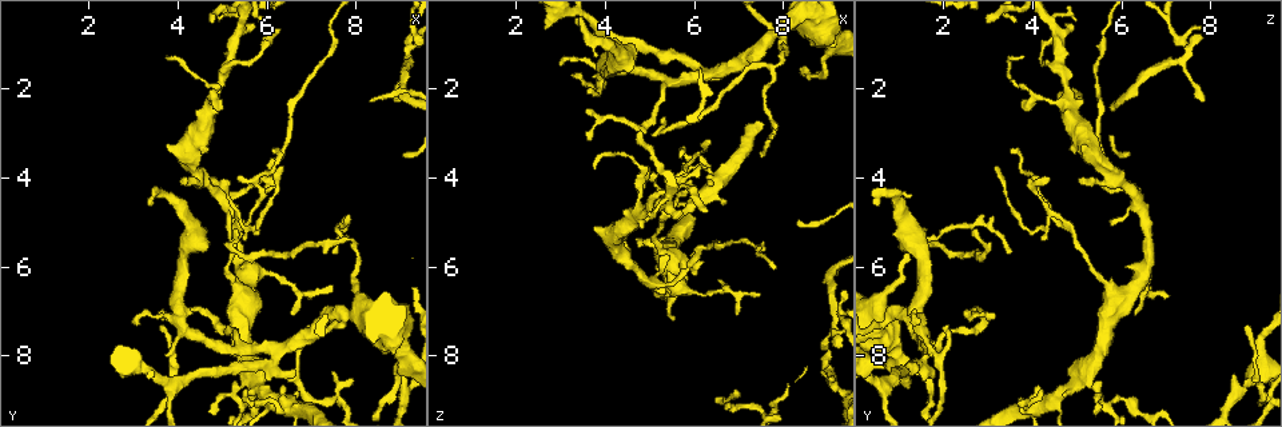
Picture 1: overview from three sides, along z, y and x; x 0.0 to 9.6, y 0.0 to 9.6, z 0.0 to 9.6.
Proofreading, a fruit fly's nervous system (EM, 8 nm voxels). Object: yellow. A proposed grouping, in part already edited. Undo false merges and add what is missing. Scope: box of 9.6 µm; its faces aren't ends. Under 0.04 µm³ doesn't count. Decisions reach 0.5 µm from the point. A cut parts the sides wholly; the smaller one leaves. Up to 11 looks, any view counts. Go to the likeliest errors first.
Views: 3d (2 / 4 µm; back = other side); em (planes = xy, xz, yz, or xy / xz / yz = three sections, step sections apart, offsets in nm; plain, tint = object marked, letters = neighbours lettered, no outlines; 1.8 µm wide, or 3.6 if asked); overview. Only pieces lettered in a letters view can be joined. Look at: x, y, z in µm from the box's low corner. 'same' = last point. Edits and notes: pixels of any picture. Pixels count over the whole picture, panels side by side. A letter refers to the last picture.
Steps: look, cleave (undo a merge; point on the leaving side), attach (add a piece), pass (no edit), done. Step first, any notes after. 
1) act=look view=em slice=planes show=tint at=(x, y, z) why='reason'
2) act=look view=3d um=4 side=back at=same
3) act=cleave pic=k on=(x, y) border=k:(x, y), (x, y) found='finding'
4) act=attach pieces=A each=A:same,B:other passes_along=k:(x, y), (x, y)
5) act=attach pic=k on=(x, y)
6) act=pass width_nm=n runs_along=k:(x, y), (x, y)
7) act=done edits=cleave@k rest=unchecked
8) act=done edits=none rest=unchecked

act=look view=3d um=2 at=(8.00, 6.40, 0.90) why='thick turns thin'

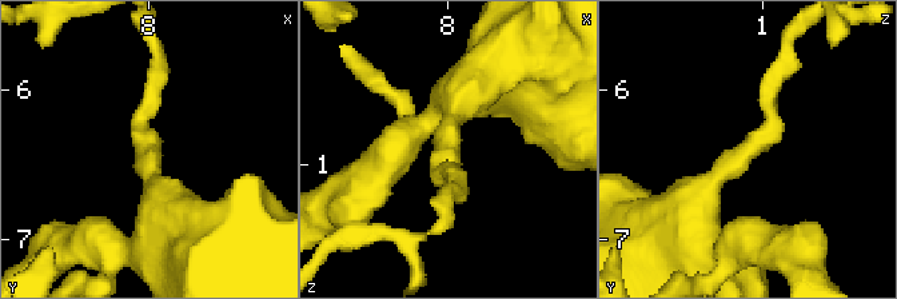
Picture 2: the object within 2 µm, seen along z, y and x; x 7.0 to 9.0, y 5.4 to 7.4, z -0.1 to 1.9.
act=look view=em slice=planes show=letters at=(8.00, 6.34, 0.94)

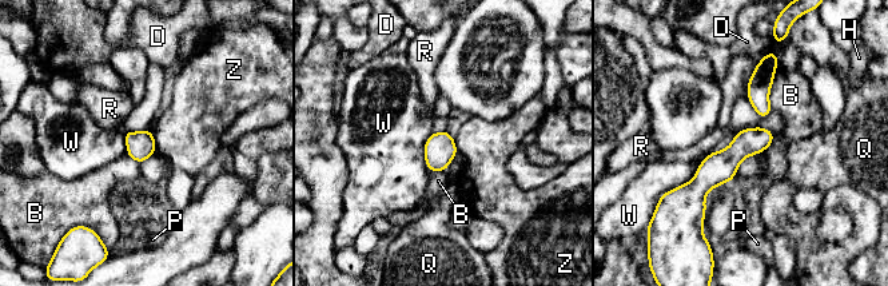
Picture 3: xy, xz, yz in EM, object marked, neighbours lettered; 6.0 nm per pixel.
act=pass width_nm=160 each=B:other,D:other,H:other,P:other,Q:other,R:other,W:other,Z:other border=3:(152, 132), (156, 150) found='all the same cell'

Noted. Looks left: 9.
act=look view=em slice=planes show=letters at=(5.75, 8.25, 5.20) why='thin arm on a thick one'

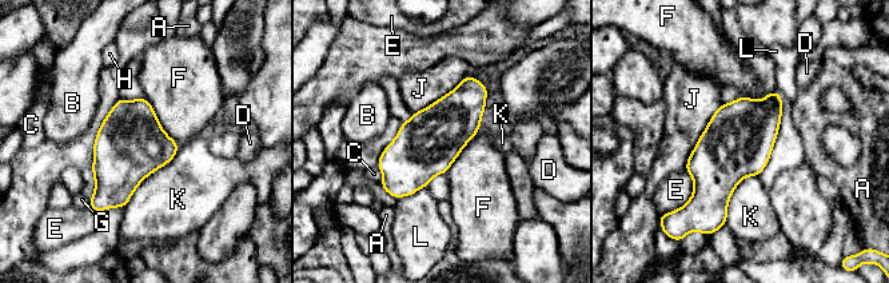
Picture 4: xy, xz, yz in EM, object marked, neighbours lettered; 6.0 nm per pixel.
act=pass longest_contact=K:500nm each=A:other,B:other,C:other,D:other,E:other,F:other,G:other,H:other,J:other,K:other,L:other border=4:(144, 96), (160, 127), (179, 146) found='all the same cell'

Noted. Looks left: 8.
act=look view=em slice=xz step=8 show=plain at=(5.35, 6.75, 6.00) why='sudden change in width'

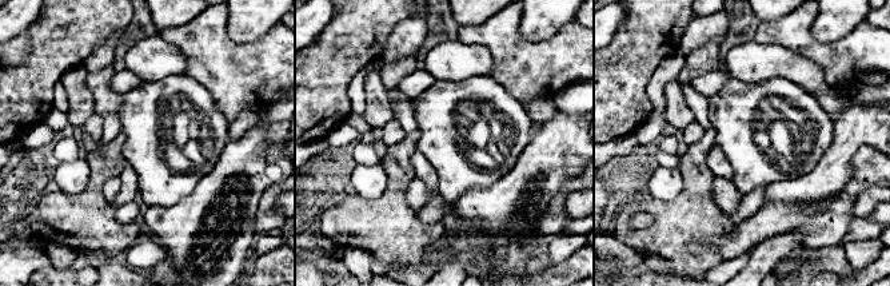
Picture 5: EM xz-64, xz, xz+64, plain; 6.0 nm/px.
act=look view=em slice=xz step=8 show=tint at=same why='with the object marked'

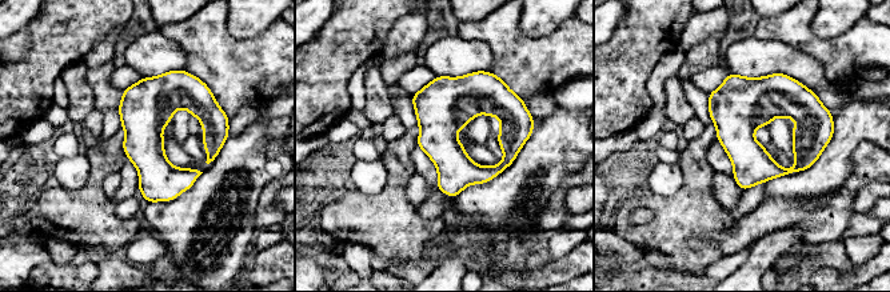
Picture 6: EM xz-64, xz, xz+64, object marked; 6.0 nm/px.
act=look view=em slice=xz step=8 show=letters at=same

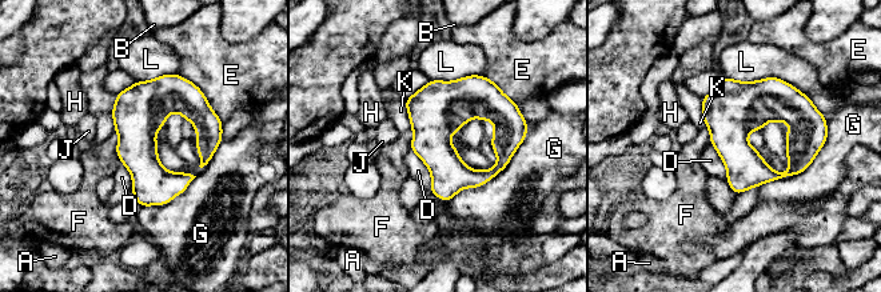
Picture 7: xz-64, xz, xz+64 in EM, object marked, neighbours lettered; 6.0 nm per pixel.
act=pass width_nm=260 each=A:other,B:other,D:other,E:other,F:other,G:other,H:other,J:other,K:other,L:other border=7:(411, 150), (430, 172), (430, 190) found='one cell here'

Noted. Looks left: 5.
act=look view=em slice=planes show=letters at=(6.20, 4.15, 5.60)

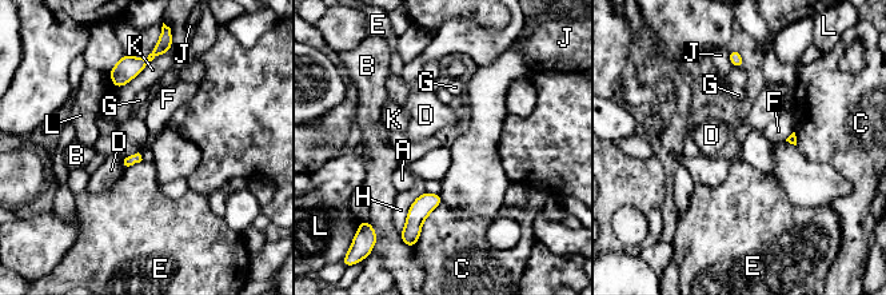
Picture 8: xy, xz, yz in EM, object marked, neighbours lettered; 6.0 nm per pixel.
act=pass width_nm=70 each=A:other,B:other,C:other,D:other,E:other,F:other,G:other,H:other,J:other,K:other,L:other border=8:(142, 159), (124, 171) found='no lettered piece goes on from it'

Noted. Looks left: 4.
act=done edits=none rest=unchecked

